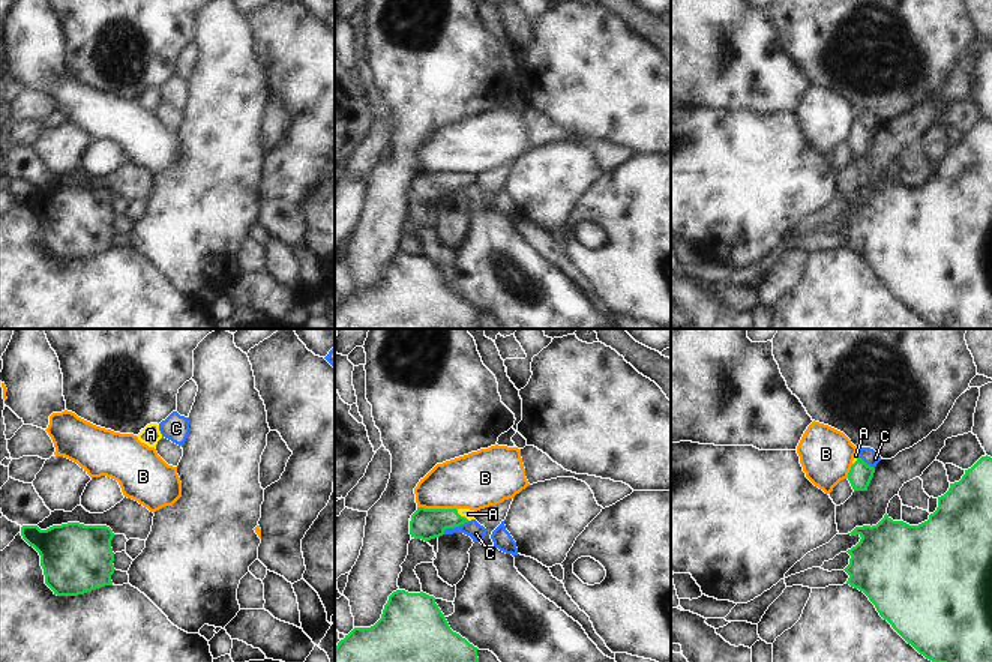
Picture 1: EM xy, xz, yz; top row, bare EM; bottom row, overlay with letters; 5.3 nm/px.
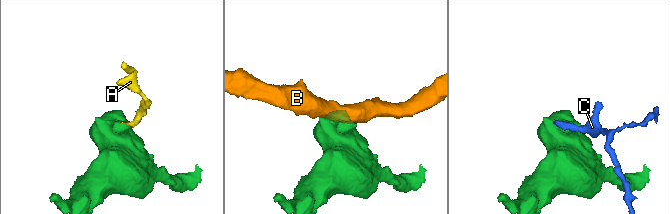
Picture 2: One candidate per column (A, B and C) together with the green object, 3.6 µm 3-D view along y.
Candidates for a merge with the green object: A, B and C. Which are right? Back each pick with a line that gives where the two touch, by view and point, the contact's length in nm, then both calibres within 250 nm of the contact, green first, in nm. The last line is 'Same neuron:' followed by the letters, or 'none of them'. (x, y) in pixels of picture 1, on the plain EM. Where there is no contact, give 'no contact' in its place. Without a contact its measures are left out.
A: meets green in xz at (462, 180); contact 90 nm long; 170 nm thick on the green side, 50 nm on the other
Same neuron: A

